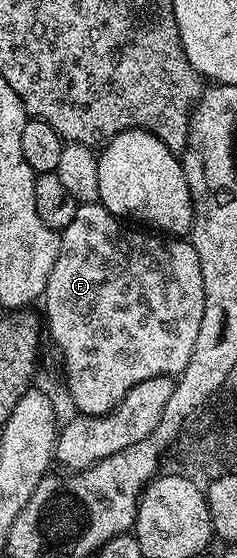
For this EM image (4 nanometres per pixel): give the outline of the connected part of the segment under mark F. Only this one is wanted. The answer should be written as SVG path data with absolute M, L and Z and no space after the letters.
M98 203L80 204L77 215L73 215L73 223L61 231L57 263L53 263L53 271L49 275L49 283L45 294L47 301L47 317L45 313L45 329L51 332L59 353L63 356L63 369L67 372L67 393L76 405L78 412L84 417L100 417L111 412L137 383L145 379L162 377L174 367L182 367L189 363L189 355L193 355L193 343L197 343L197 331L201 331L201 315L205 311L205 283L201 283L201 259L197 259L197 251L190 240L180 239L175 235L160 235L155 231L140 231L138 228L126 229L120 218L114 217L105 206Z

